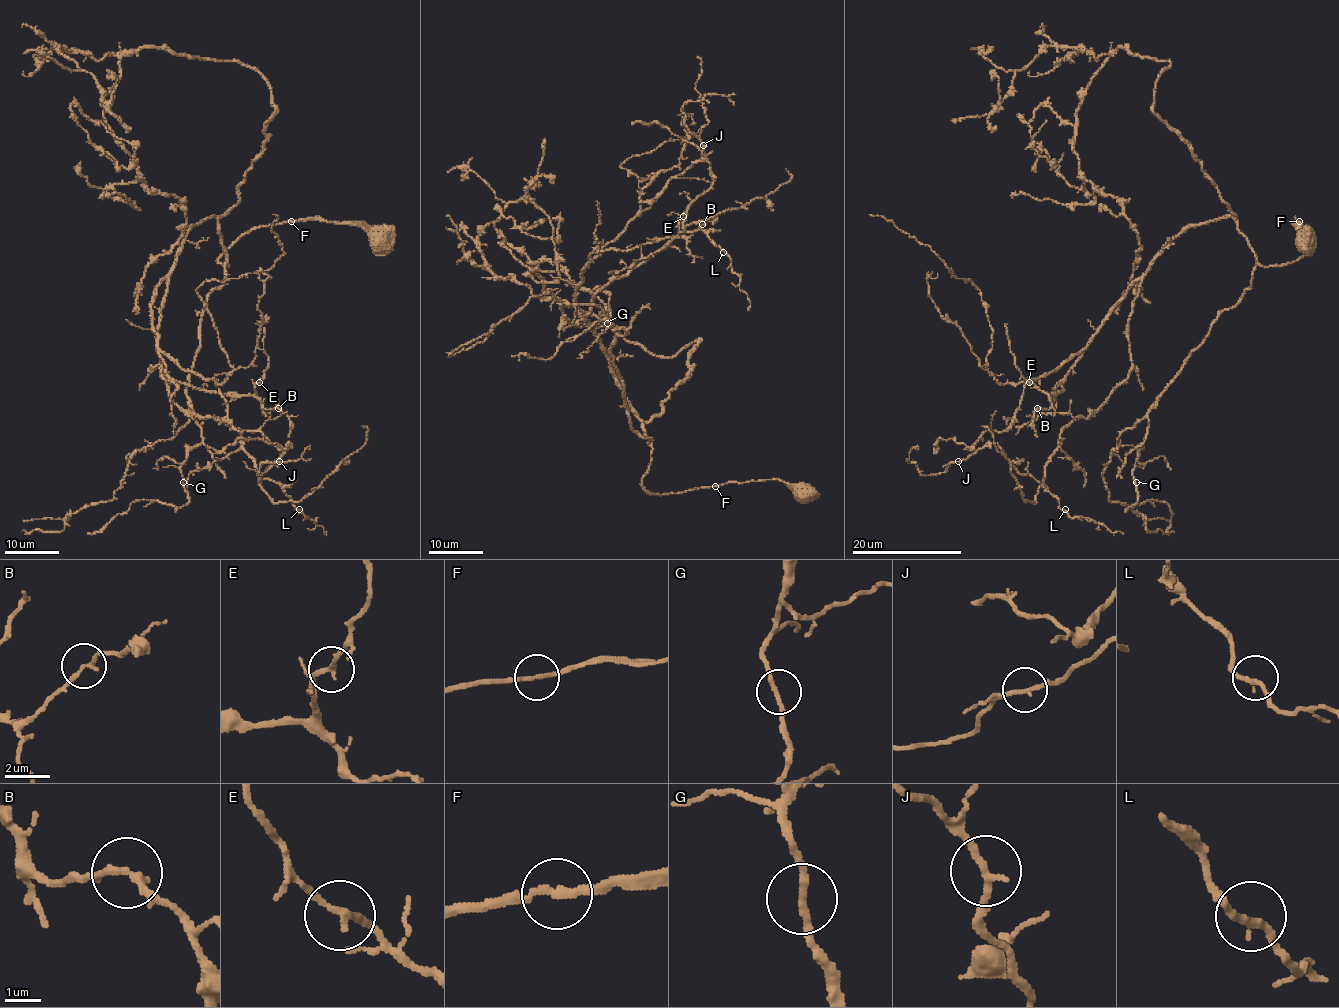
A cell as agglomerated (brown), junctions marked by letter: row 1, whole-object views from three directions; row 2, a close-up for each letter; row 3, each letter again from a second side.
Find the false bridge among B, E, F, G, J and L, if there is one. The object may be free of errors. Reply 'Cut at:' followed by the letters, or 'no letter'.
Cut at: no letter

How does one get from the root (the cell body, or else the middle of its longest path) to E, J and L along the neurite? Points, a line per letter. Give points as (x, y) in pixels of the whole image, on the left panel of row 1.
E: (380, 239), (283, 221), (227, 266), (214, 217), (187, 232), (151, 304), (165, 371), (259, 382)
J: (380, 239), (283, 221), (227, 266), (214, 217), (187, 232), (160, 375), (259, 482), (289, 444), (278, 461)
L: (380, 239), (283, 221), (227, 266), (209, 217), (169, 277), (169, 397), (236, 429), (299, 509)

